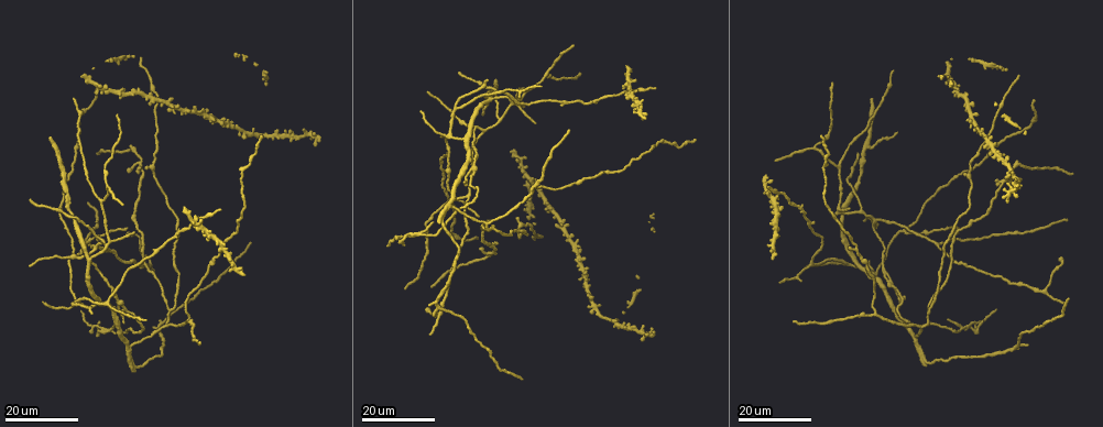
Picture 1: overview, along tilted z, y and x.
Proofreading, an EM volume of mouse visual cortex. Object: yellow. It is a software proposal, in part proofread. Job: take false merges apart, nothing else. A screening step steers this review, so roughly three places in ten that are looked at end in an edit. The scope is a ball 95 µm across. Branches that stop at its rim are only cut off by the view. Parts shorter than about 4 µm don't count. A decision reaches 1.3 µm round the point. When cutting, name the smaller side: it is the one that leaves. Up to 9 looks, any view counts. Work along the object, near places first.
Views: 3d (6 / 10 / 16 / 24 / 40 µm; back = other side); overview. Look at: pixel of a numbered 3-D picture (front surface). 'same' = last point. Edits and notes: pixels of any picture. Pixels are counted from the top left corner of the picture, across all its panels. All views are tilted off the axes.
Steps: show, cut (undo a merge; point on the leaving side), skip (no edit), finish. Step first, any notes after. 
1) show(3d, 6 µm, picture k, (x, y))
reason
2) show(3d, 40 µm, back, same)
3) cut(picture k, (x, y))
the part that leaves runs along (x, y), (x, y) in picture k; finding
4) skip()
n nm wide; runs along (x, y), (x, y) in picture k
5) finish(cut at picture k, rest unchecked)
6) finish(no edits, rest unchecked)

show(3d, 16 µm, picture 1, (874, 314))
three-way junction

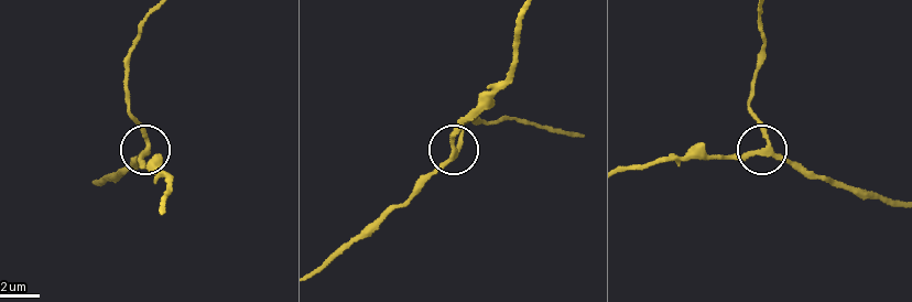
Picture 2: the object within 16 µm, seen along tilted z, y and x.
show(3d, 10 µm, picture 2, (147, 138))

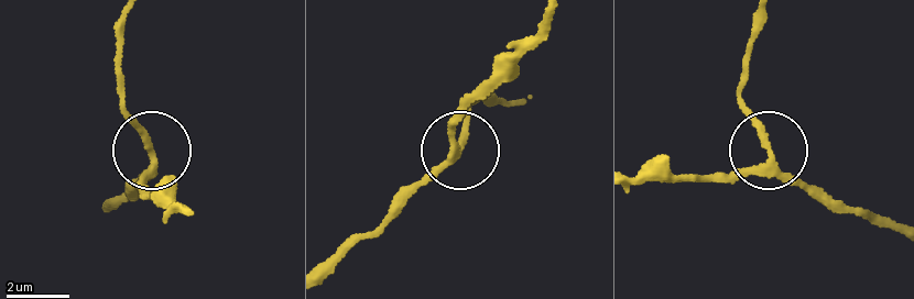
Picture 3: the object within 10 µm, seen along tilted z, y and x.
skip()
runs along (899, 235), (766, 158), (704, 181) in picture 3; all the same neuron

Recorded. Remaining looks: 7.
show(3d, 24 µm, picture 1, (878, 219))
branch point

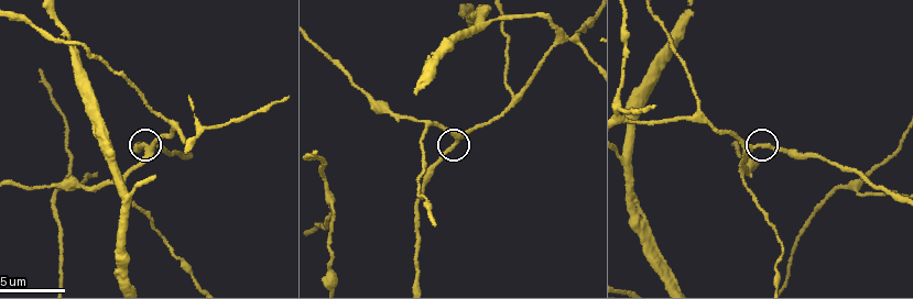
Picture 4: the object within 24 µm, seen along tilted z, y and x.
show(3d, 10 µm, picture 4, (147, 147))

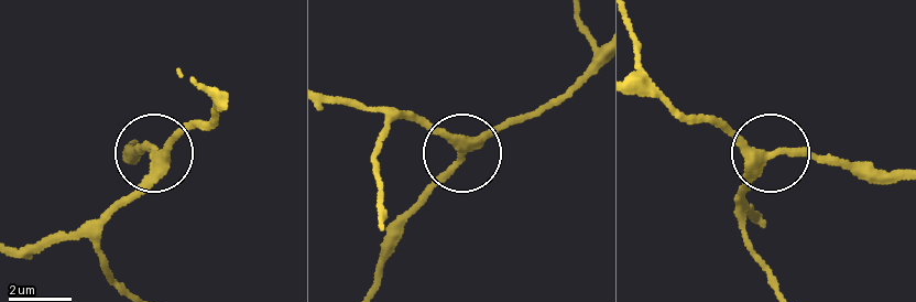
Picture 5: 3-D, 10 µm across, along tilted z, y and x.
skip()
side arm 74 µm; 3 arms; all the same neuron

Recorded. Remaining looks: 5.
show(3d, 10 µm, picture 4, (192, 140))
four arms meet

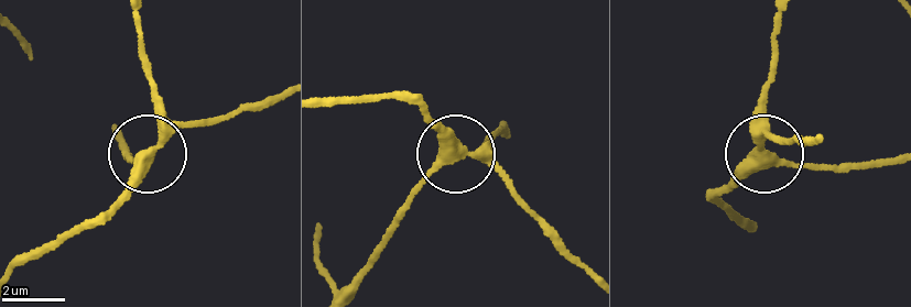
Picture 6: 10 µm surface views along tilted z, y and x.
show(3d, 10 µm, back, picture 6, (764, 150))

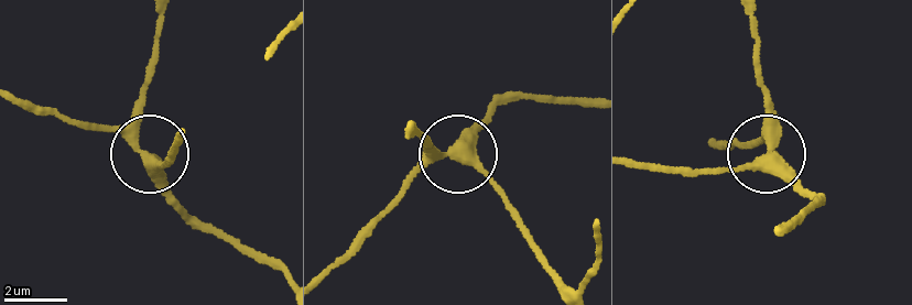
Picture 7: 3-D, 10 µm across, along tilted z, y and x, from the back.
skip()
4 arms; runs along (280, 272), (234, 249), (174, 202), (139, 133), (143, 82) in picture 7; one neuron here

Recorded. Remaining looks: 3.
show(3d, 16 µm, picture 1, (502, 91))
branch point

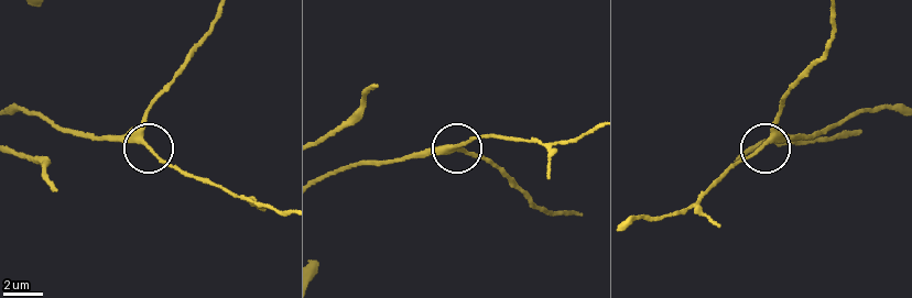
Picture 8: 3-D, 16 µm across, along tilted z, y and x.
show(3d, 6 µm, picture 8, (140, 136))
closer look

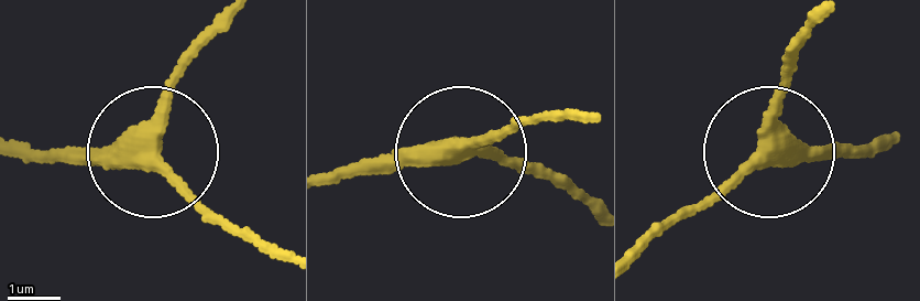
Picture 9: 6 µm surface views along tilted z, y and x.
skip()
340 nm wide; runs along (336, 179), (450, 157), (524, 120) in picture 9; one neuron here

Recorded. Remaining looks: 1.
finish(no edits, rest unchecked)

